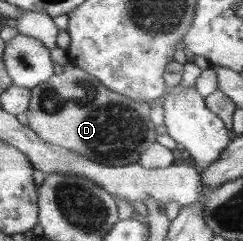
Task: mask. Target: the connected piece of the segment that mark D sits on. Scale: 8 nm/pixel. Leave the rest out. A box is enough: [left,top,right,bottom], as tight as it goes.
[25,62,162,167]

